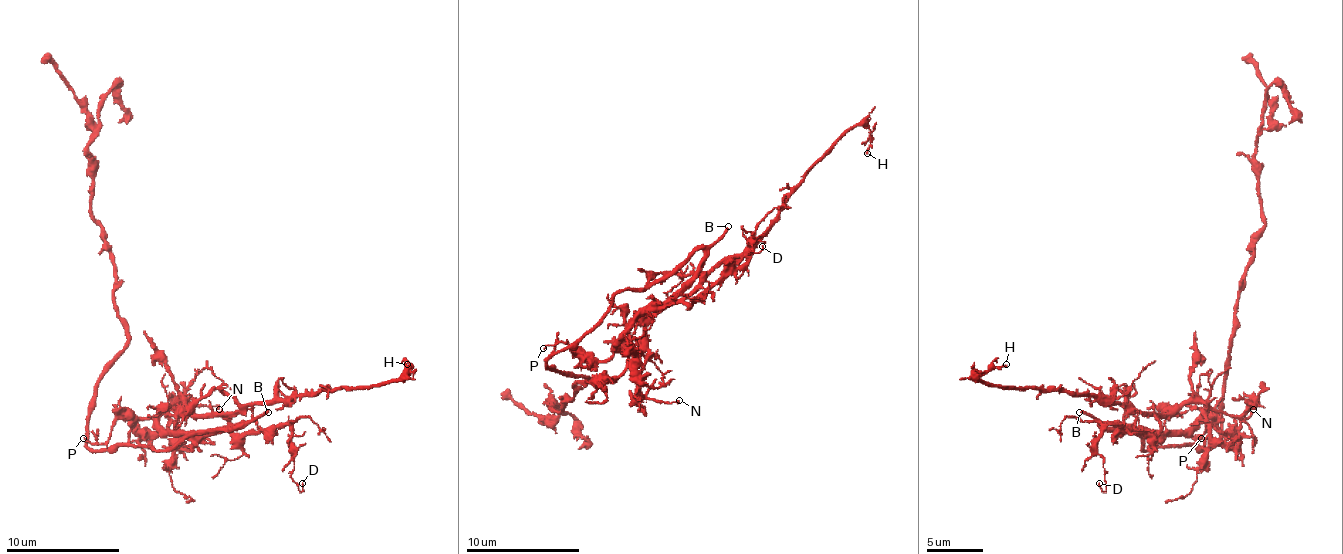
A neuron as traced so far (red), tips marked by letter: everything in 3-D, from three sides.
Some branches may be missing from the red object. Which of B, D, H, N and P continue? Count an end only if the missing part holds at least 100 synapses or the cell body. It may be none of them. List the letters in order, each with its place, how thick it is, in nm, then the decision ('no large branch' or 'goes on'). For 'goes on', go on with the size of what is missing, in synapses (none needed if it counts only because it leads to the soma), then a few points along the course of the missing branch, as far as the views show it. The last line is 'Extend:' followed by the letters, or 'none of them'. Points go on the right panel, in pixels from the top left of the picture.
B: (1079, 412) | 180 nm | goes on
D: (1099, 483) | 120 nm | no large branch
H: (1006, 364) | 120 nm | no large branch
N: (1253, 409) | 140 nm | no large branch
P: (1201, 438) | 120 nm | no large branch
Extend: B

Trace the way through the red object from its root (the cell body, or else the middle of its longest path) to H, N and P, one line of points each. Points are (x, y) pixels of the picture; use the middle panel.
H: (557, 351), (569, 343), (608, 360), (739, 258), (858, 124), (867, 153)
N: (557, 351), (569, 343), (580, 357), (600, 360), (617, 351), (645, 351), (640, 391), (651, 400), (679, 400)
P: (557, 351), (563, 351), (569, 346), (554, 343), (543, 348)

